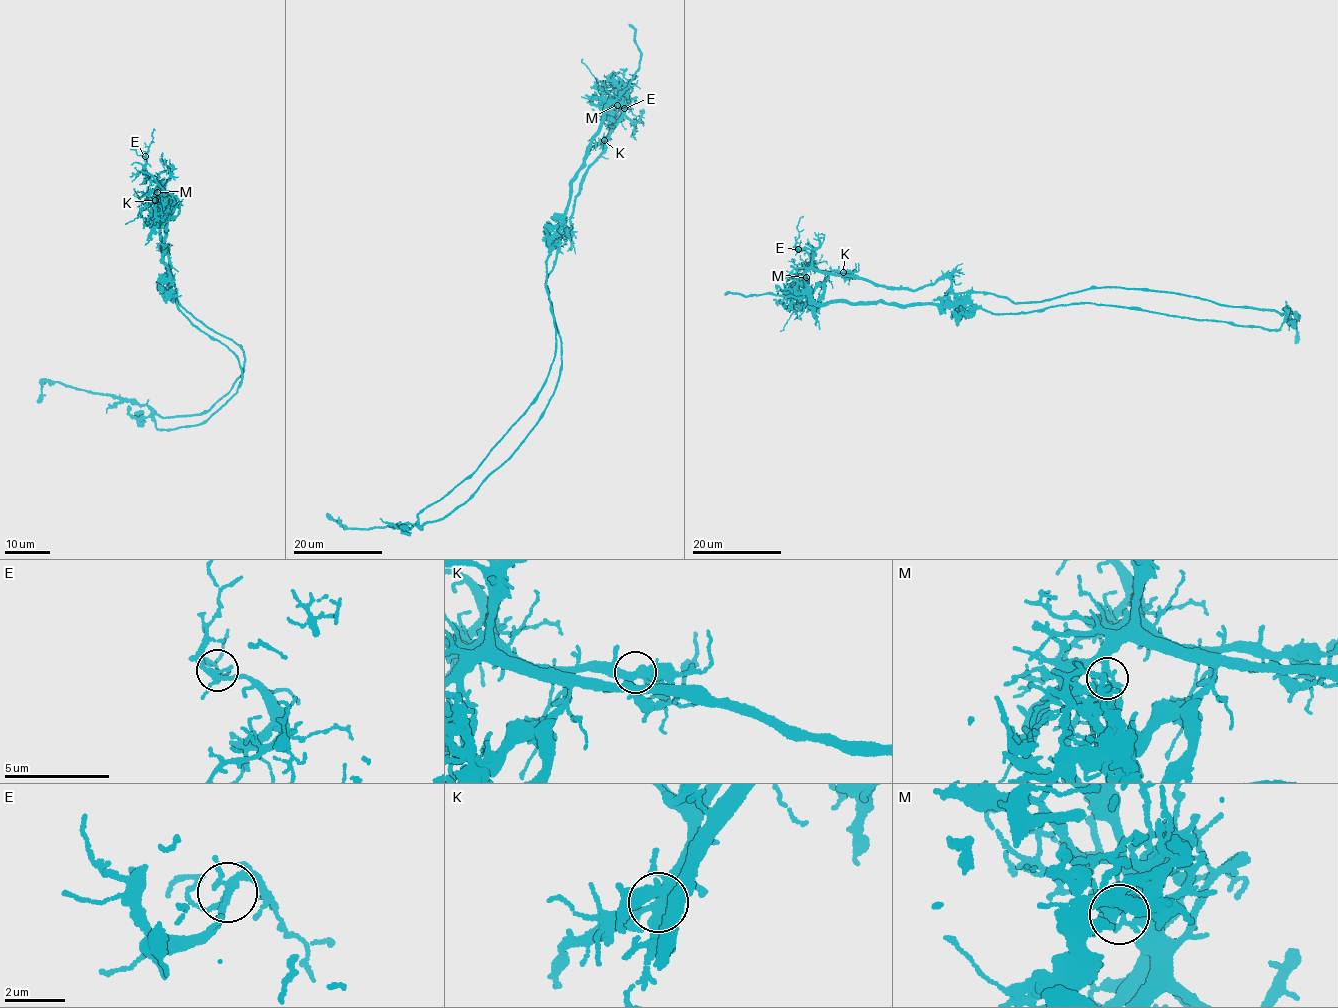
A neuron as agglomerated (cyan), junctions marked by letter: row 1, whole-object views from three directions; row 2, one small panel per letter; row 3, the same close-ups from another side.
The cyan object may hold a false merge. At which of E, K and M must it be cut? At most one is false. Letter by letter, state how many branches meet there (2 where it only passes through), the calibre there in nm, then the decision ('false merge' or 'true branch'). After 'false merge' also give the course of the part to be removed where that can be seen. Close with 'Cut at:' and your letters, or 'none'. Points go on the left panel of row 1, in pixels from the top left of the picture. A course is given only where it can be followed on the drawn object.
E: 4 branches meet; 220 nm thick; true branch
K: 5 branches meet; 380 nm thick; true branch
M: 5 branches meet; 160 nm thick; false merge; foreign part runs (158, 192), (175, 296), (242, 348), (243, 373), (189, 416), (162, 418), (57, 382), (37, 402)
Cut at: M

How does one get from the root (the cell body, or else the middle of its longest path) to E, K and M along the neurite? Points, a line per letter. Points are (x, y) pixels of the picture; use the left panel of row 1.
E: (232, 353), (187, 319), (171, 295), (167, 251), (159, 238), (164, 213), (145, 156)
K: (232, 353), (187, 319), (171, 295), (167, 251), (161, 249), (159, 238), (164, 213), (155, 200)
M: (232, 353), (187, 319), (169, 292), (168, 271), (160, 260), (166, 223), (158, 192)

